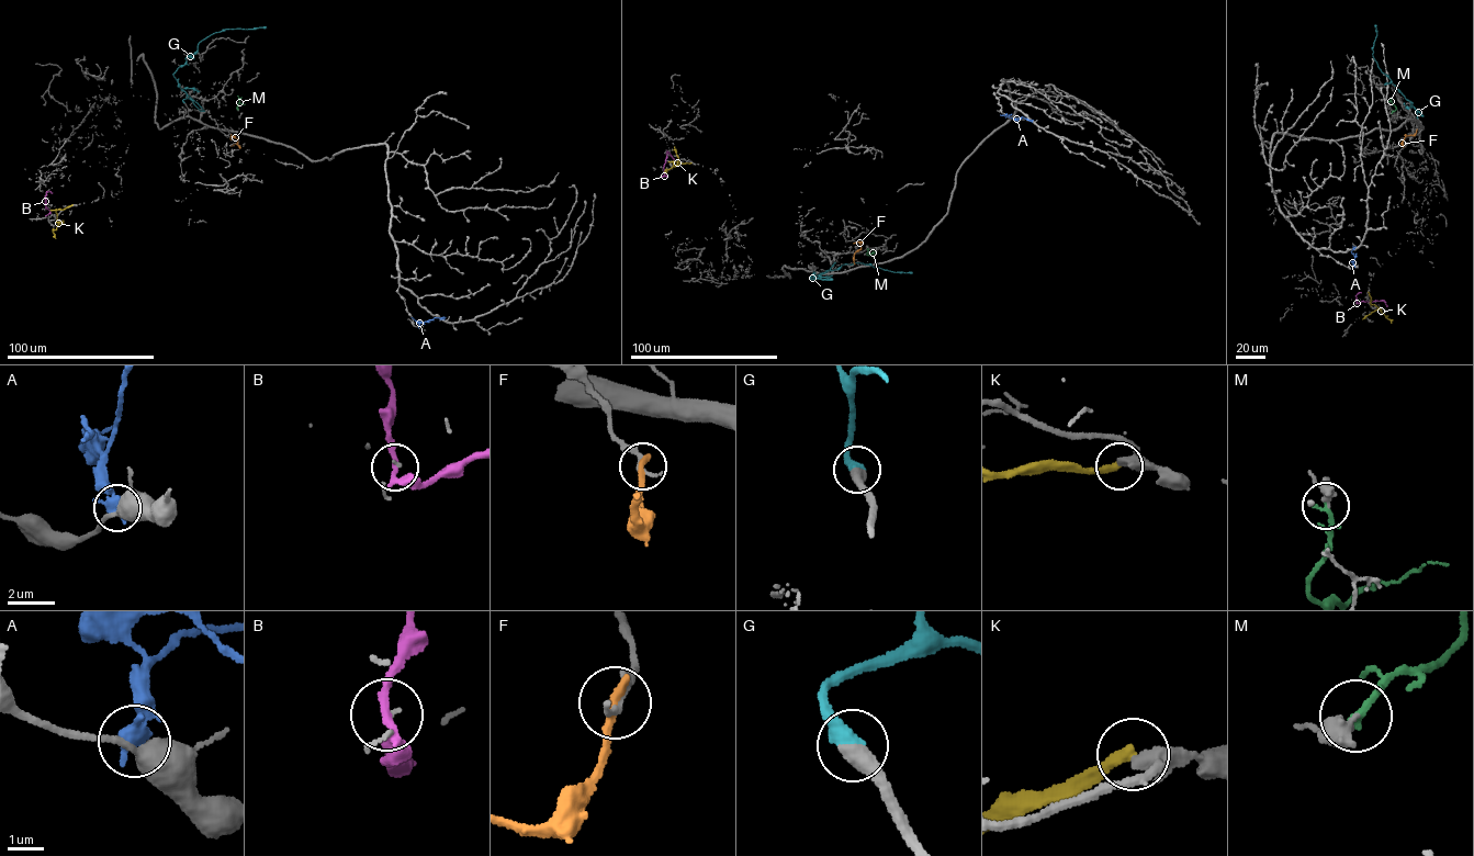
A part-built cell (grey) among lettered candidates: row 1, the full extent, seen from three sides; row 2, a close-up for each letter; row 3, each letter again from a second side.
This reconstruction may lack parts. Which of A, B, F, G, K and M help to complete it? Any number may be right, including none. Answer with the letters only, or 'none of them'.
G

